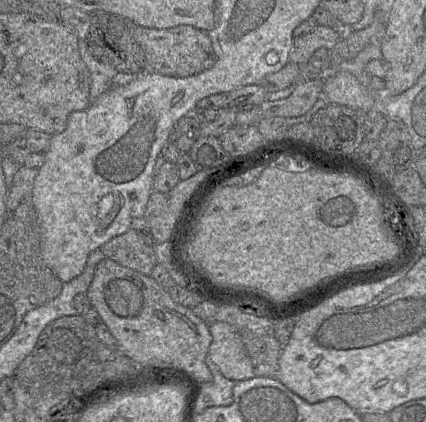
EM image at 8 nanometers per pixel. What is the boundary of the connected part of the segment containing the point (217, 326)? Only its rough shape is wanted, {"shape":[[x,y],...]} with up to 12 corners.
{"shape":[[214,322],[208,355],[225,378],[256,377],[232,325]]}

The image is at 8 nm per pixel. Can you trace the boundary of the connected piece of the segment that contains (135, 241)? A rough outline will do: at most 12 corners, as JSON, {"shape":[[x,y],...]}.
{"shape":[[134,229],[110,239],[105,257],[145,275],[157,264],[153,247]]}

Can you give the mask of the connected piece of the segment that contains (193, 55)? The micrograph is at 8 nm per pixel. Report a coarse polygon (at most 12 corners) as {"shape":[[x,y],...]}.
{"shape":[[134,26],[149,71],[189,77],[211,68],[208,32]]}

